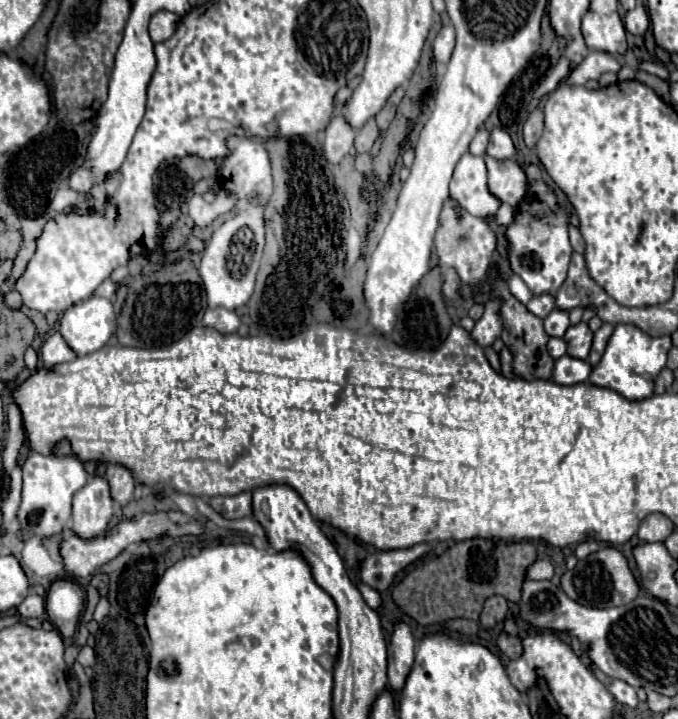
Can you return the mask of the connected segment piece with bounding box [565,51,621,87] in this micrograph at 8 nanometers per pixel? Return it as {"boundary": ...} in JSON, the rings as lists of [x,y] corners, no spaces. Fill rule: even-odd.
{"boundary":[[[591,51],[579,65],[575,65],[569,73],[569,77],[565,79],[565,83],[569,87],[575,87],[575,85],[585,85],[585,81],[589,79],[599,79],[603,73],[607,71],[613,71],[617,73],[619,71],[619,61],[609,55],[609,53],[603,53],[603,51]]]}

